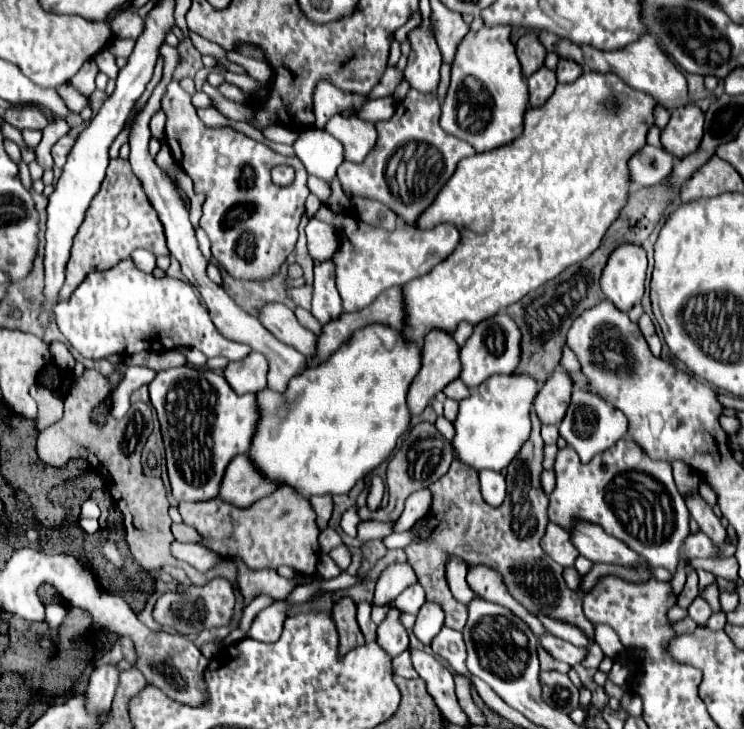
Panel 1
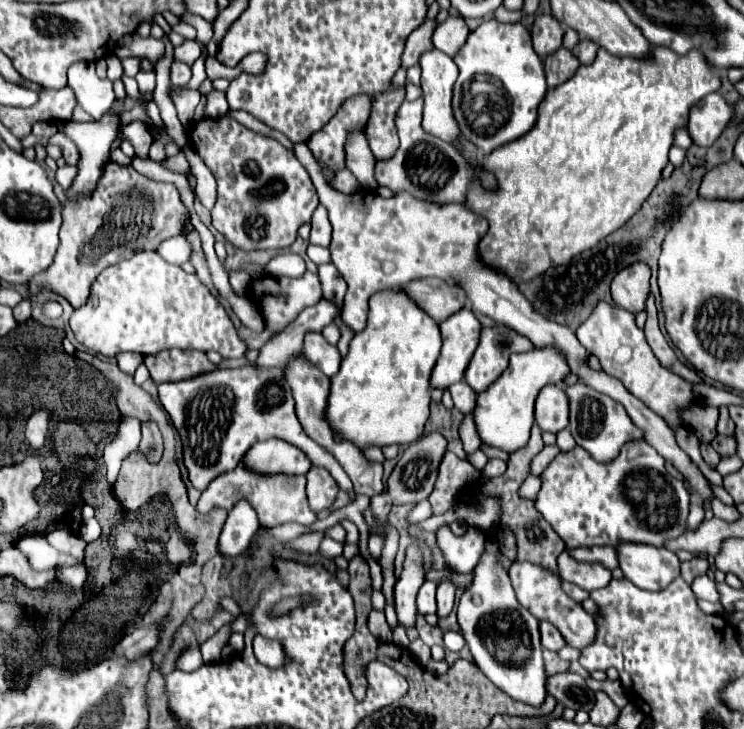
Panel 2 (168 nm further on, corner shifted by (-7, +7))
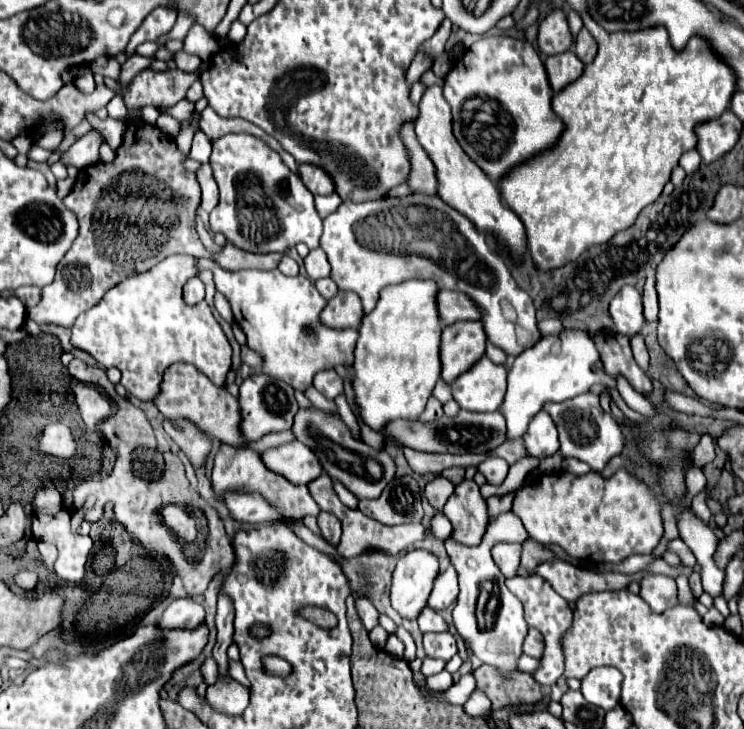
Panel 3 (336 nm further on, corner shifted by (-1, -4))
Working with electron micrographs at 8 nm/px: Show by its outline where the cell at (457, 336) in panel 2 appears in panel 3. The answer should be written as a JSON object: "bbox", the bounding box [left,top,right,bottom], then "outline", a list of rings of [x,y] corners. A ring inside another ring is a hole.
{"bbox":[441,321,487,383],"outline":[[[457,321],[443,329],[441,377],[451,383],[485,355],[487,335],[481,321]]]}

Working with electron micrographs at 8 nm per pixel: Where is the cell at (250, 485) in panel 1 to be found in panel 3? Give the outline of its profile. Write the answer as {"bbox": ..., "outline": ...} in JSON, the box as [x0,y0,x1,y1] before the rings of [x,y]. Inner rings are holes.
{"bbox":[261,441,323,485],"outline":[[[291,441],[291,443],[285,443],[283,447],[265,451],[261,453],[261,457],[271,471],[283,475],[295,485],[311,483],[323,471],[317,455],[301,441]]]}

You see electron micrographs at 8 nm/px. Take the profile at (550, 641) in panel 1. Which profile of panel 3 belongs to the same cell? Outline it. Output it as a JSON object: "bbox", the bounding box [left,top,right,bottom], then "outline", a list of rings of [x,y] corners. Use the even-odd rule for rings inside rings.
{"bbox":[523,629,543,659],"outline":[[[535,629],[527,631],[527,637],[523,641],[523,653],[539,659],[539,655],[543,653],[543,637],[539,635],[539,631],[535,631]]]}

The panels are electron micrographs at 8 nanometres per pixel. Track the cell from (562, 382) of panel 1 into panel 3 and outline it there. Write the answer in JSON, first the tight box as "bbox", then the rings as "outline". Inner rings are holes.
{"bbox":[523,411,559,459],"outline":[[[539,411],[531,419],[529,429],[523,435],[523,441],[525,441],[527,453],[537,457],[537,459],[545,459],[545,457],[559,451],[559,439],[557,439],[555,423],[545,411]]]}

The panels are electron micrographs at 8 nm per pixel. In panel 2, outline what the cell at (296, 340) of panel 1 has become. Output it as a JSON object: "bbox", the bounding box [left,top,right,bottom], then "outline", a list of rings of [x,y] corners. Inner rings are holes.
{"bbox":[303,332,341,376],"outline":[[[307,332],[303,340],[303,354],[307,360],[313,360],[325,376],[333,376],[339,370],[341,364],[341,354],[337,346],[331,346],[321,332]]]}

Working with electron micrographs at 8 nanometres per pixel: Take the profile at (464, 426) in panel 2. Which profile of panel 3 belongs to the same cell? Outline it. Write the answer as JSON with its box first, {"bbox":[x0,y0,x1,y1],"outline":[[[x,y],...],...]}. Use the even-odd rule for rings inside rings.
{"bbox":[445,481,487,545],"outline":[[[463,481],[455,487],[453,495],[445,503],[445,517],[453,523],[453,539],[463,545],[479,545],[487,529],[487,503],[481,497],[475,481]]]}

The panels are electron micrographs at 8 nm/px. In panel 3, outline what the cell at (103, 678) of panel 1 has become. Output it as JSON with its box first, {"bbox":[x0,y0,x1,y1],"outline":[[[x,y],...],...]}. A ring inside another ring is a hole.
{"bbox":[159,597,205,627],"outline":[[[193,597],[175,599],[163,617],[159,619],[159,627],[197,627],[205,619],[205,609],[193,601]]]}

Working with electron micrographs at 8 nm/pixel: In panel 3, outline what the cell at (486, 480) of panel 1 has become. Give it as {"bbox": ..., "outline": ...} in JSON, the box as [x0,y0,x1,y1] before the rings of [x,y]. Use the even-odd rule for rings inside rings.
{"bbox":[477,457,509,485],"outline":[[[487,457],[483,463],[477,465],[477,471],[483,473],[489,483],[499,485],[507,477],[509,463],[505,459],[501,459],[501,457]]]}

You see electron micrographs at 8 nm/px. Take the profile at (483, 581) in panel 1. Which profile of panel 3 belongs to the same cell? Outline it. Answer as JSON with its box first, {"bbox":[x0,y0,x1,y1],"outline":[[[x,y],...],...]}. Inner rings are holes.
{"bbox":[384,635,404,658],"outline":[[[389,635],[384,650],[397,658],[403,658],[404,644],[396,635]]]}

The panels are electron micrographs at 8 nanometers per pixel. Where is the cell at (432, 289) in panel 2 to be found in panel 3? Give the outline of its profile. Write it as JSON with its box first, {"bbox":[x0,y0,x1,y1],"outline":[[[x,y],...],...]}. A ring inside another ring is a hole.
{"bbox":[437,291,481,325],"outline":[[[441,291],[437,295],[437,305],[443,325],[451,325],[455,321],[477,321],[481,315],[471,297],[461,291]]]}

